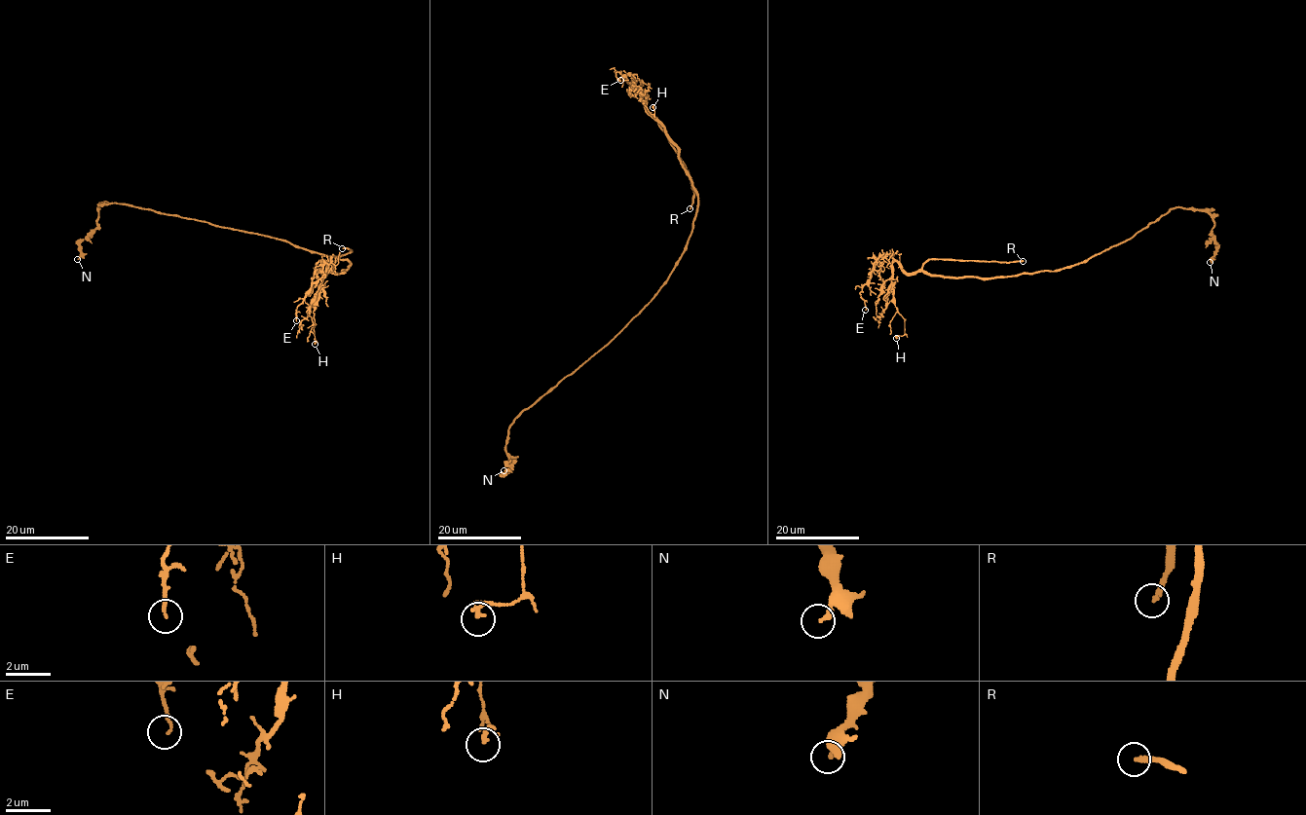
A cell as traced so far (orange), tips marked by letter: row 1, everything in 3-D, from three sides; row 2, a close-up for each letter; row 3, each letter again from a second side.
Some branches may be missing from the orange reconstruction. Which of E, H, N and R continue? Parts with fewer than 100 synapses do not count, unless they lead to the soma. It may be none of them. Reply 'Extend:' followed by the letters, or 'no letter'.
Extend: R

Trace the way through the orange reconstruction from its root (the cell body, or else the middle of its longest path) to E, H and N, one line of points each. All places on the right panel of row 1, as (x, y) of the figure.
E: (1082, 262), (1060, 270), (956, 277), (908, 274), (886, 254), (860, 291), (865, 310)
H: (1082, 262), (1060, 270), (989, 278), (908, 274), (894, 261), (894, 304), (905, 321), (905, 333), (896, 338)
N: (1082, 262), (1129, 240), (1172, 208), (1182, 207), (1205, 209), (1212, 217), (1212, 235), (1217, 246), (1210, 262)

